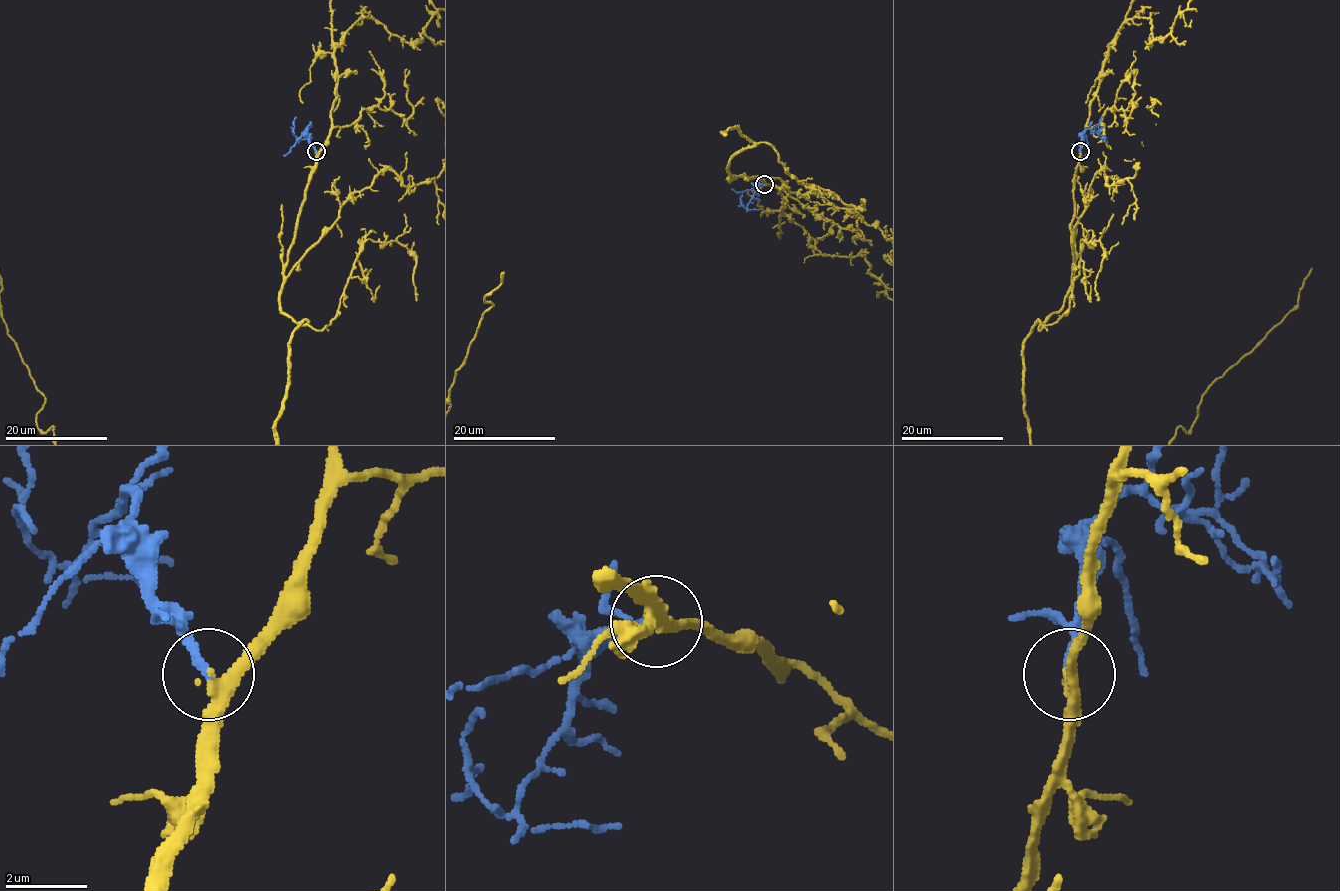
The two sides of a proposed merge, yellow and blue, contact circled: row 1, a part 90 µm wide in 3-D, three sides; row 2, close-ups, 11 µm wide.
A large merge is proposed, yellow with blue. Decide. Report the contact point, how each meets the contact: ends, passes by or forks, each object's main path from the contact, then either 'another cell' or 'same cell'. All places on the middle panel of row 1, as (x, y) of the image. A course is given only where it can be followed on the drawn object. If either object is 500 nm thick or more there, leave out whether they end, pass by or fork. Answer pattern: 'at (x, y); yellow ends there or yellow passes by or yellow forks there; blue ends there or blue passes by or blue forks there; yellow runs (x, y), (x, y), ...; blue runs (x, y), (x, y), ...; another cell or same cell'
at (764, 184); yellow passes by; blue ends there; blue runs (764, 184), (758, 185), (745, 207), (741, 202), (744, 206); same cell

